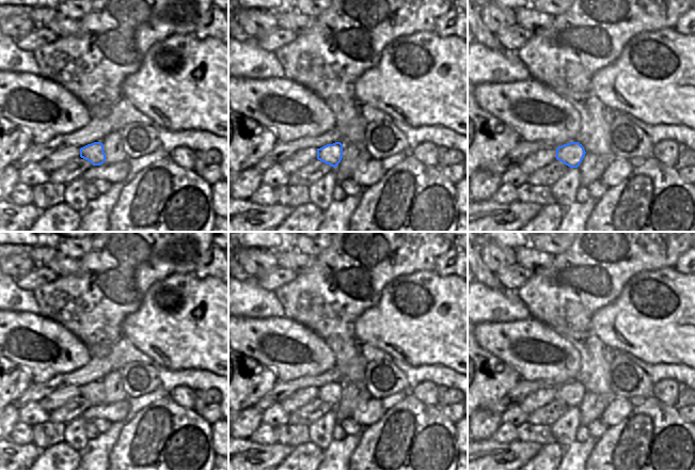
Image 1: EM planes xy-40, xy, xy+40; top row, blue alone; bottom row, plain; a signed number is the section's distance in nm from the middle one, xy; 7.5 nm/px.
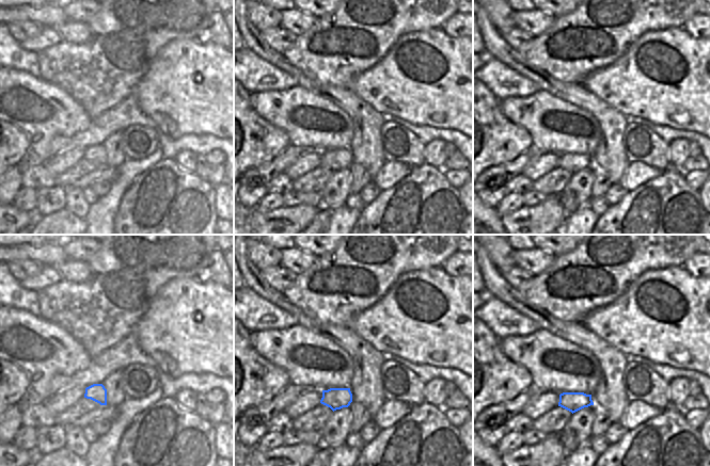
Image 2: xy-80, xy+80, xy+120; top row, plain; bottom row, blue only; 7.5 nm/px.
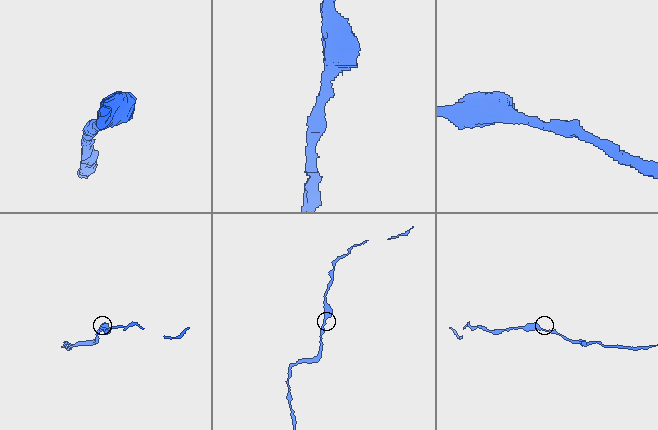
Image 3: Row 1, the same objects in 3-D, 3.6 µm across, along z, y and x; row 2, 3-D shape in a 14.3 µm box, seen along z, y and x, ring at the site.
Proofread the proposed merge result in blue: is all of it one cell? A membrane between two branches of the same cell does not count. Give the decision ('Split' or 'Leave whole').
Leave whole.

